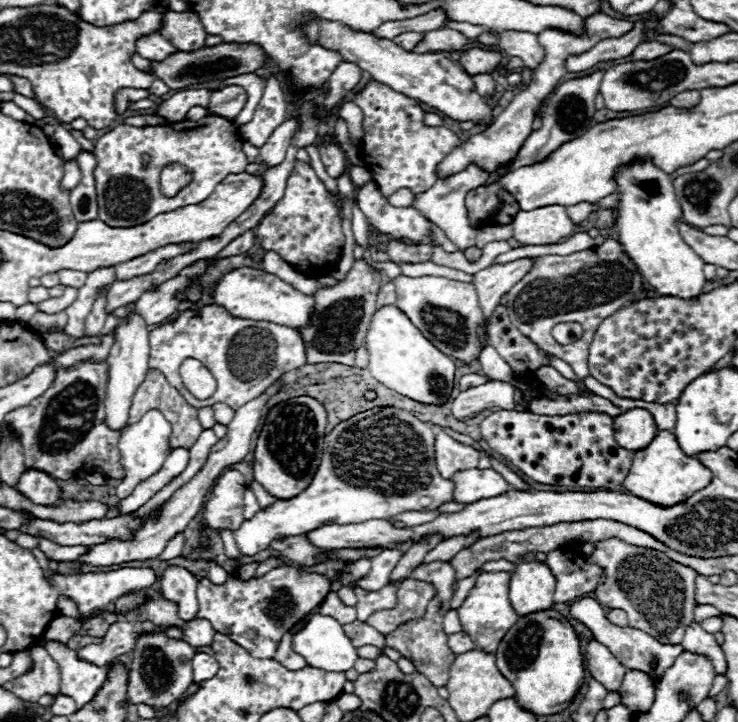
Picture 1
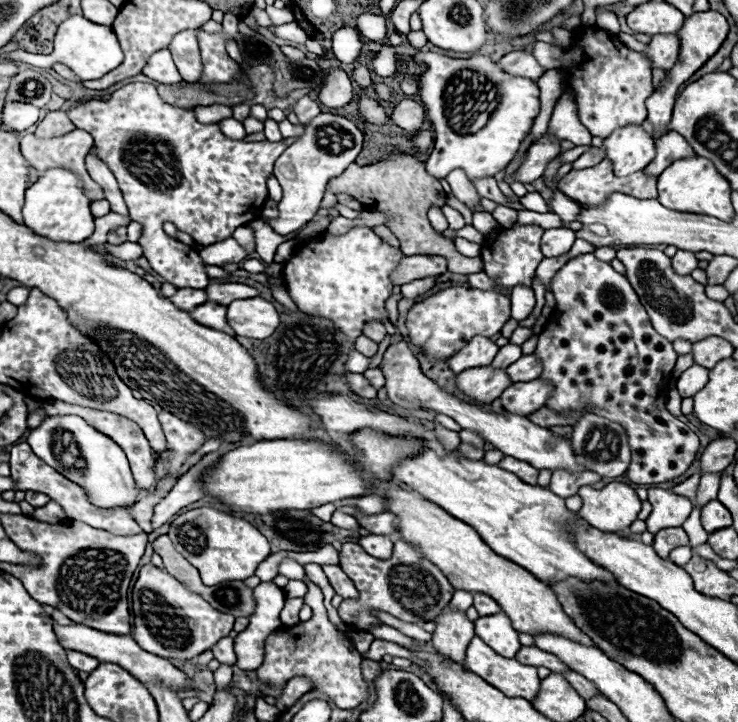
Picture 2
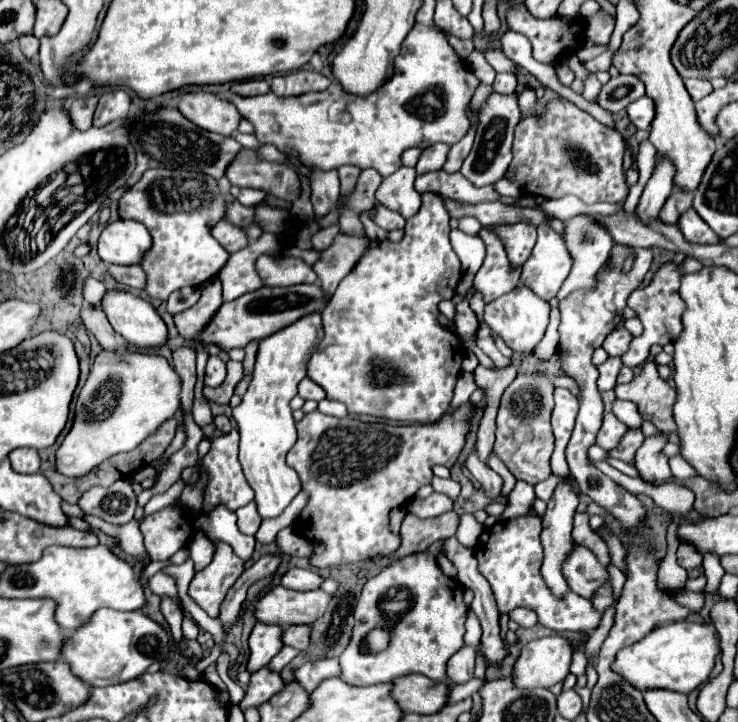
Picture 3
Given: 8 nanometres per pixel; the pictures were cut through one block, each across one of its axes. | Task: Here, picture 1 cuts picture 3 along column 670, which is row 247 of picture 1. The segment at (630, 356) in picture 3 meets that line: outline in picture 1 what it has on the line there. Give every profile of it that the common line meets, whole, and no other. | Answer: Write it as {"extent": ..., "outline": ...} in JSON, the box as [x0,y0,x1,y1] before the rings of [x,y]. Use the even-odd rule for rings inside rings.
{"extent":[254,160,342,274],"outline":[[[298,160],[288,176],[284,198],[254,228],[256,242],[264,250],[274,250],[280,254],[300,274],[328,274],[342,258],[342,216],[342,208],[336,206],[336,198],[326,190],[312,166]]]}

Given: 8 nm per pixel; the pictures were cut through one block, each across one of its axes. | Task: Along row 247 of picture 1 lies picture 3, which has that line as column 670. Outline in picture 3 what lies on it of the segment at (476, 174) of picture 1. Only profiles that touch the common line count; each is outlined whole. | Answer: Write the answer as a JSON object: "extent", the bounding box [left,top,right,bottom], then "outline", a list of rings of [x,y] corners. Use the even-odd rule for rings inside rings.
{"extent":[668,454,696,478],"outline":[[[680,454],[672,456],[672,458],[668,460],[668,464],[670,464],[670,470],[672,470],[672,474],[674,474],[676,478],[690,478],[690,476],[696,476],[694,468],[692,468]]]}

